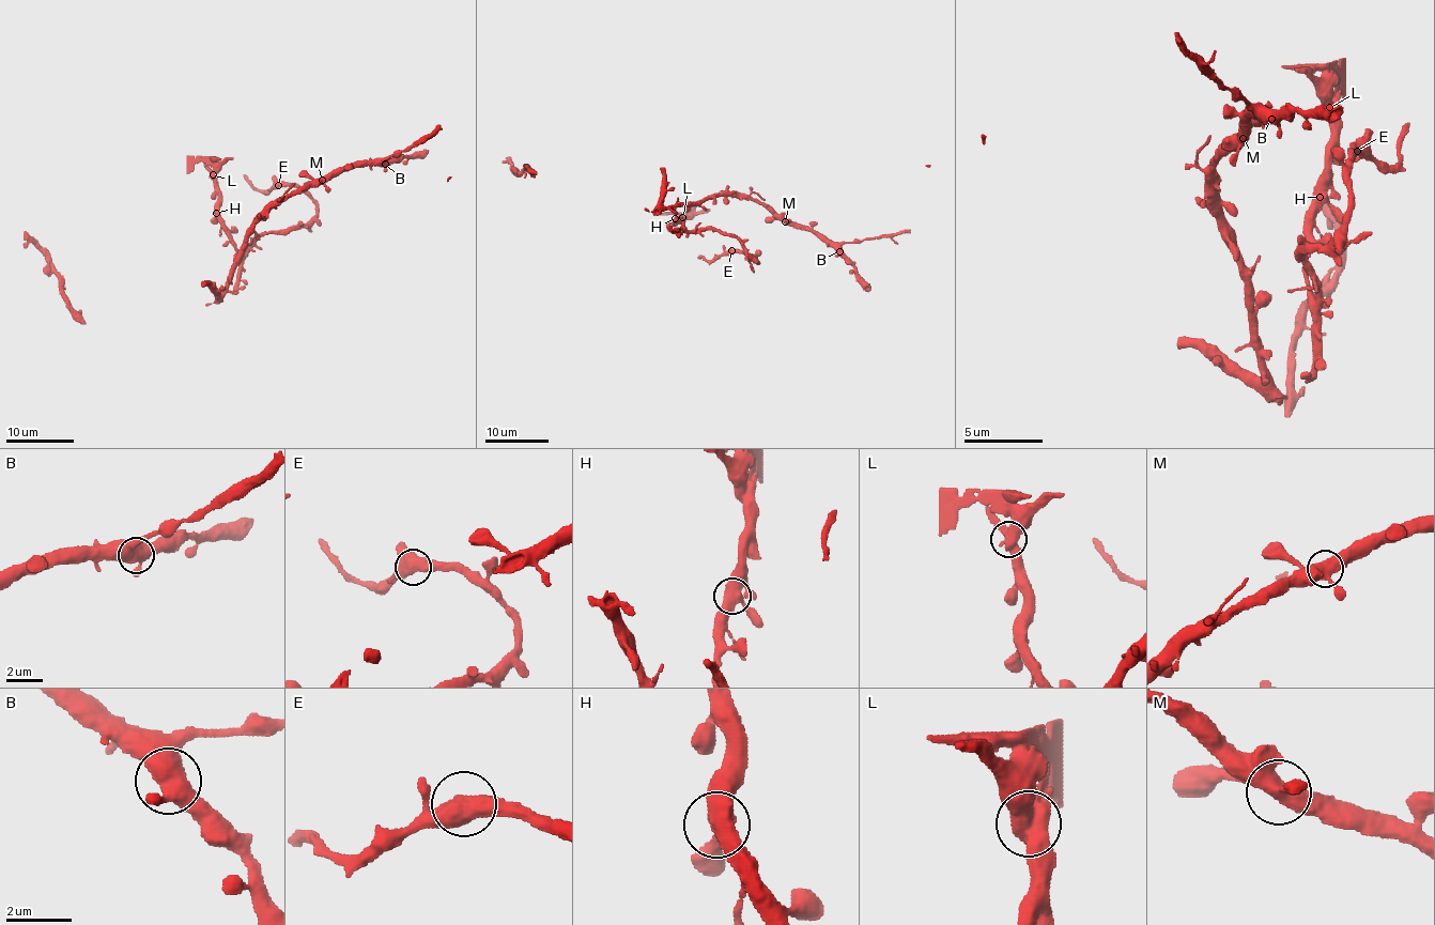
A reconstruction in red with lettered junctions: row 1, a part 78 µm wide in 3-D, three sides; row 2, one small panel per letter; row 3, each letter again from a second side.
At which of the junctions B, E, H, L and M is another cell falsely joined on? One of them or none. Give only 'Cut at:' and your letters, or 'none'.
Cut at: L

